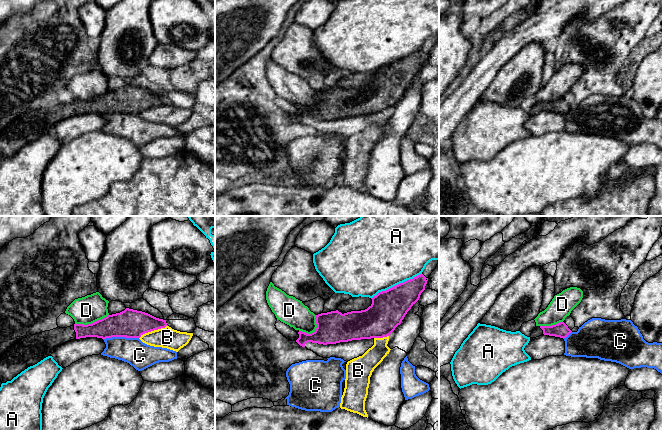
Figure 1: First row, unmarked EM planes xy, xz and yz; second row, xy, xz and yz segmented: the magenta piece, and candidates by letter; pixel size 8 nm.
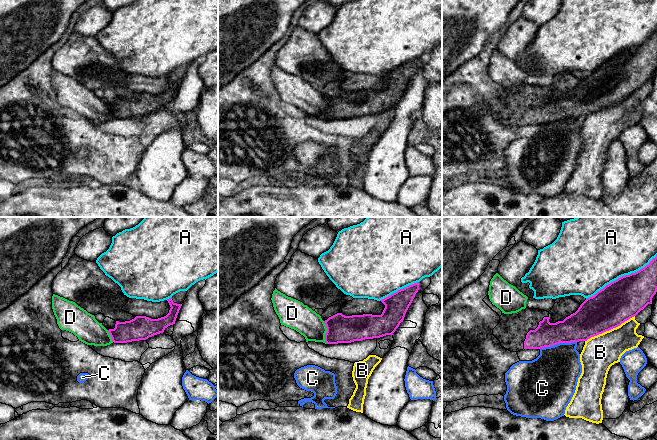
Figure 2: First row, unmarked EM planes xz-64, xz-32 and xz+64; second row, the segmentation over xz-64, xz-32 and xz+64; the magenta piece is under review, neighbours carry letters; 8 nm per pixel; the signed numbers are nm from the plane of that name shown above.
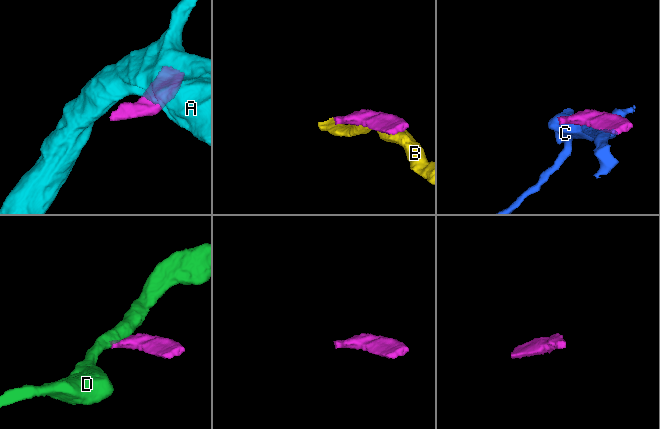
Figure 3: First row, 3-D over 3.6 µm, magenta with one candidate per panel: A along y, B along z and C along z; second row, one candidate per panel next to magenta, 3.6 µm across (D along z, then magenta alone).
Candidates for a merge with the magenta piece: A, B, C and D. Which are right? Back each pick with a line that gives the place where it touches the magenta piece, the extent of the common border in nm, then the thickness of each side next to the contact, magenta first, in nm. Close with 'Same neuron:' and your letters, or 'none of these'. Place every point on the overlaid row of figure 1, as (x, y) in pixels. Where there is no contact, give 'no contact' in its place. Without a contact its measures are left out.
Same neuron: none of these

